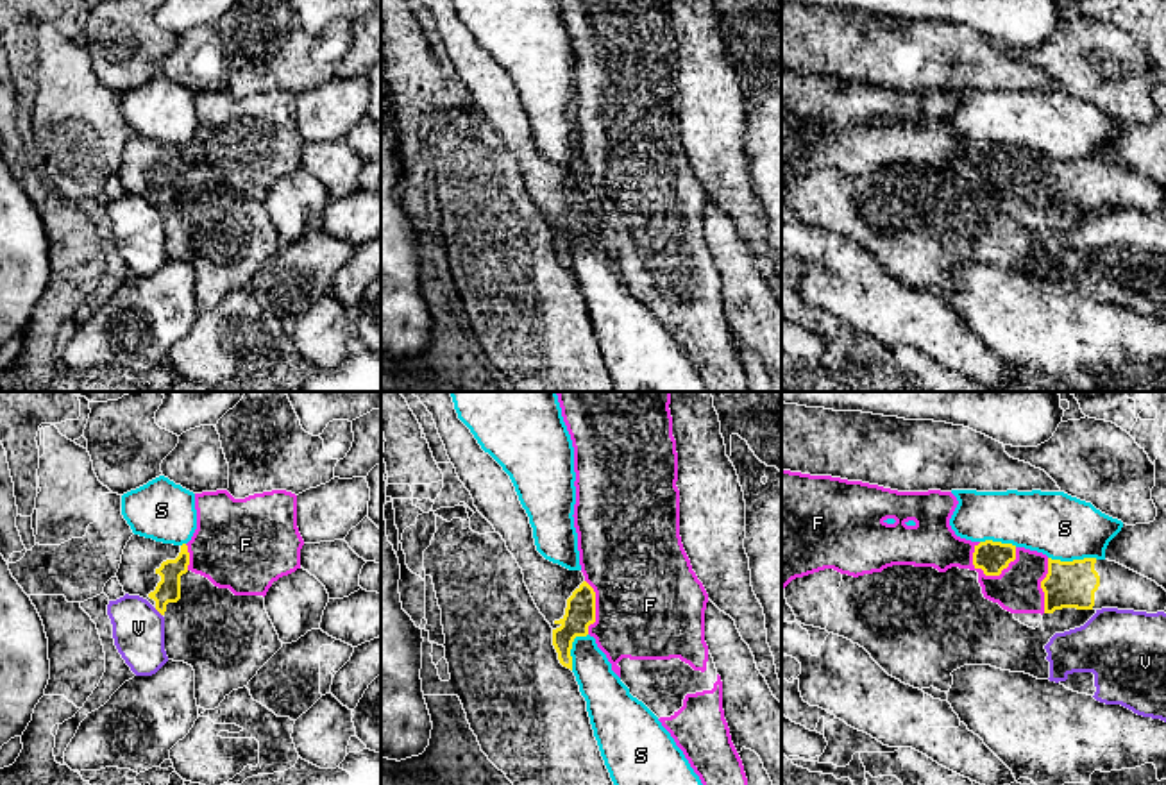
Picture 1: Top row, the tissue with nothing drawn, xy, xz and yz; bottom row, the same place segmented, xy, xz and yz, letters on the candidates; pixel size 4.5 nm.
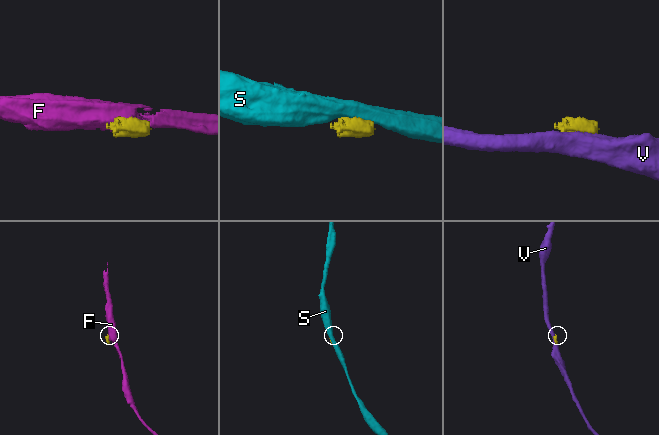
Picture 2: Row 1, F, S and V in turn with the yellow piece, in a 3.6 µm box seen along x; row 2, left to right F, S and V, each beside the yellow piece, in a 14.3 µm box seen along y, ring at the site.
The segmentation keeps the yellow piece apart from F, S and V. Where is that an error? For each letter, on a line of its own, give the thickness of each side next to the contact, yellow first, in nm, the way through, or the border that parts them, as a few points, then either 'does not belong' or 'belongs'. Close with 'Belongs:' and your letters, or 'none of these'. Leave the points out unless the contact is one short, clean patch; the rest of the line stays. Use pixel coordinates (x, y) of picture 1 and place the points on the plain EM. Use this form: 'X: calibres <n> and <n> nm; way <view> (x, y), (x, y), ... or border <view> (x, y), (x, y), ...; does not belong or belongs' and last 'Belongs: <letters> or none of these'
F: calibres 140 and 200 nm; border yz (1016, 147), (1016, 156), (998, 174), (986, 174), (971, 163); does not belong
S: calibres 200 and 300 nm; does not belong
V: calibres 110 and 240 nm; does not belong
Belongs: none of these

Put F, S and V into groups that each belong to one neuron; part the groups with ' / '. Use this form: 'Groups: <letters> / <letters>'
Groups: F / S / V

